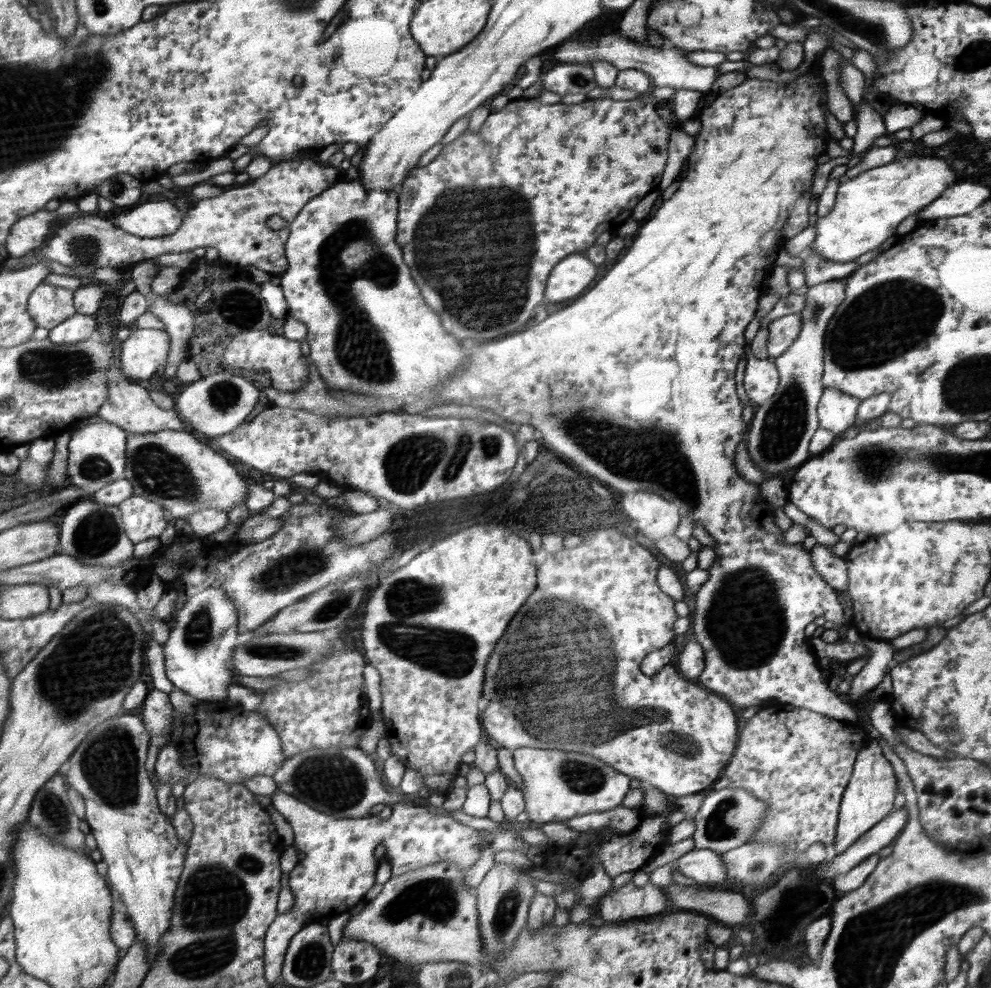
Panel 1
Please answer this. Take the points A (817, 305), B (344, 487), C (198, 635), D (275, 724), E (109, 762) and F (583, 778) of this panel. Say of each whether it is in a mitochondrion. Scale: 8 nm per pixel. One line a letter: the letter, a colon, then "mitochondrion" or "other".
A: mitochondrion
B: other
C: mitochondrion
D: other
E: mitochondrion
F: mitochondrion

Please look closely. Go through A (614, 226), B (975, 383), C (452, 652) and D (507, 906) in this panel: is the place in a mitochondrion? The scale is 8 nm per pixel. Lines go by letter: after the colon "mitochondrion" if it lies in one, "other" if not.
A: other
B: mitochondrion
C: mitochondrion
D: mitochondrion

